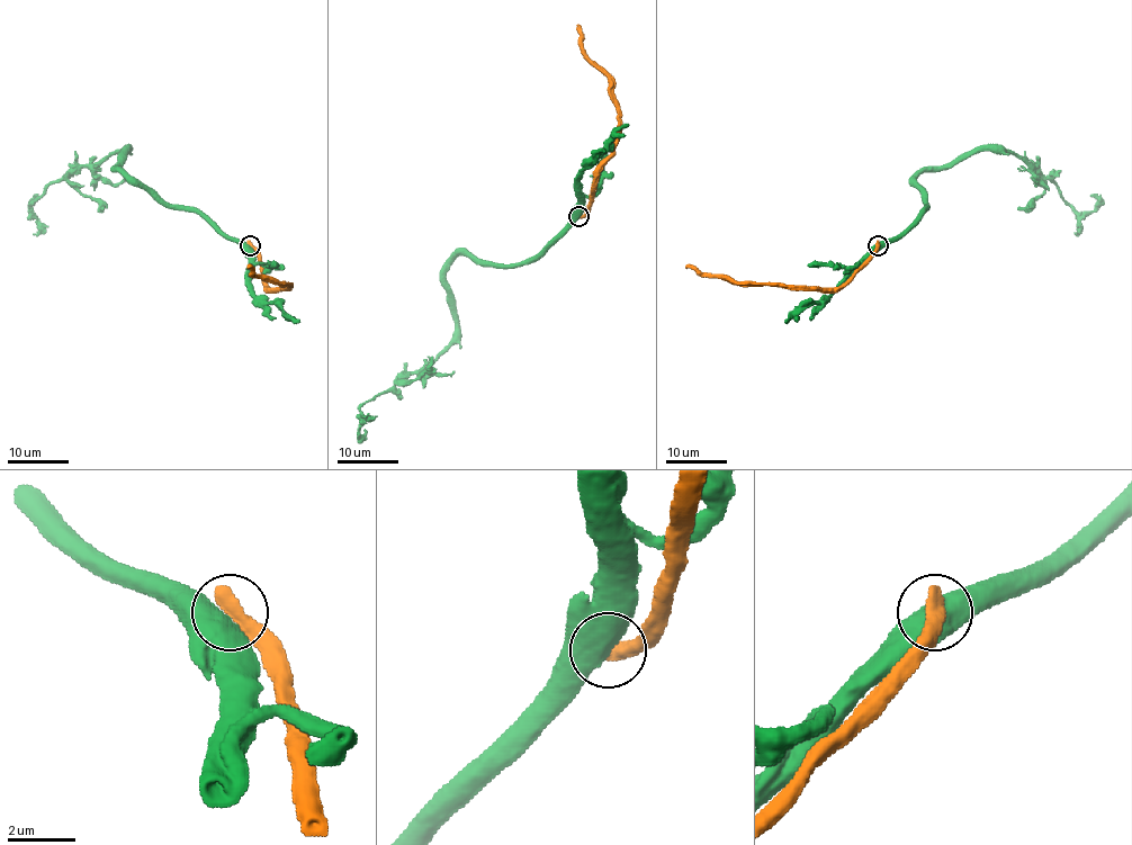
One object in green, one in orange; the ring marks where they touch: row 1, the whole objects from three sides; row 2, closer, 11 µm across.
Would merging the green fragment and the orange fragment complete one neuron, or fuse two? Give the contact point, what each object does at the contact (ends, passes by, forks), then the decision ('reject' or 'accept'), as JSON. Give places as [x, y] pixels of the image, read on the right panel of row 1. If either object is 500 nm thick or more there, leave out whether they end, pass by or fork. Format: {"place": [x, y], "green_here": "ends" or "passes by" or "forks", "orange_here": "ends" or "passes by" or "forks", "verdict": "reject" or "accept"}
{"place": [878, 245], "verdict": "reject"}

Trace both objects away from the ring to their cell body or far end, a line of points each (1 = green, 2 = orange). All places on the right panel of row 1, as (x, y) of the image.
1: (877, 245), (926, 208), (922, 172), (977, 152), (1015, 152), (1078, 212), (1093, 210), (1089, 195)
2: (877, 245), (877, 250), (846, 280), (828, 288), (740, 285), (685, 268)

